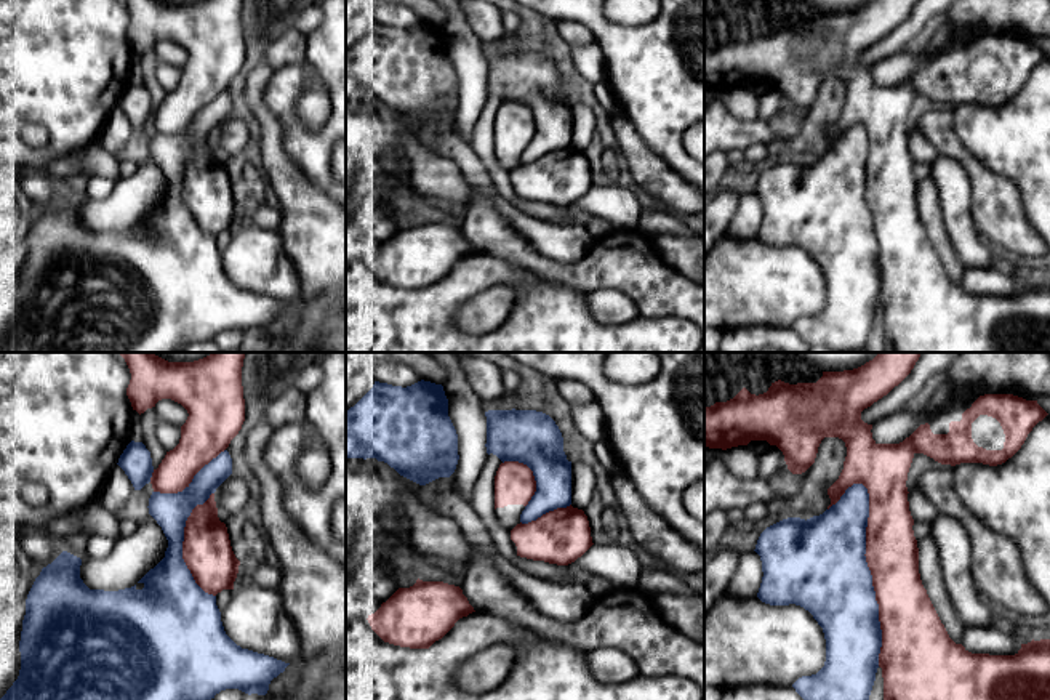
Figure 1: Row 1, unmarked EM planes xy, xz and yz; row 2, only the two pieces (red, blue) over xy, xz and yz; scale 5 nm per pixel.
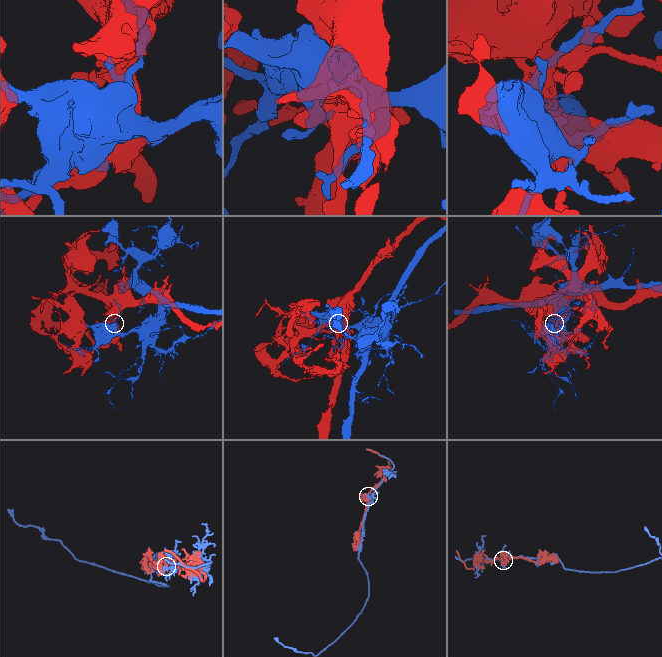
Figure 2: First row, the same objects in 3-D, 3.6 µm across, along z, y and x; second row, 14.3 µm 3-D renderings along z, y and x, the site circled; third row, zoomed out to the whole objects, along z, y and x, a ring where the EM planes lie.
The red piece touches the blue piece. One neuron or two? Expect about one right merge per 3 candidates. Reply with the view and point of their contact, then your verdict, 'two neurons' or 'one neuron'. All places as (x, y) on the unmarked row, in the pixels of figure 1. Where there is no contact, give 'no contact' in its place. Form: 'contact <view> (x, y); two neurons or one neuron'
contact yz (869, 210); two neurons

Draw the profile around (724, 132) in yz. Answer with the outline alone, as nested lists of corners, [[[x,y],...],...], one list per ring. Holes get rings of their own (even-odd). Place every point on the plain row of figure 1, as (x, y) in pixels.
[[[709,90],[704,106],[704,157],[715,152],[744,151],[751,144],[763,143],[771,149],[794,144],[792,130],[757,120],[735,117],[722,101],[722,90]]]

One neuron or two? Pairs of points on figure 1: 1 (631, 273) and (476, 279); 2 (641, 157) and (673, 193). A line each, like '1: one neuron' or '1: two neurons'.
1: two neurons
2: one neuron

